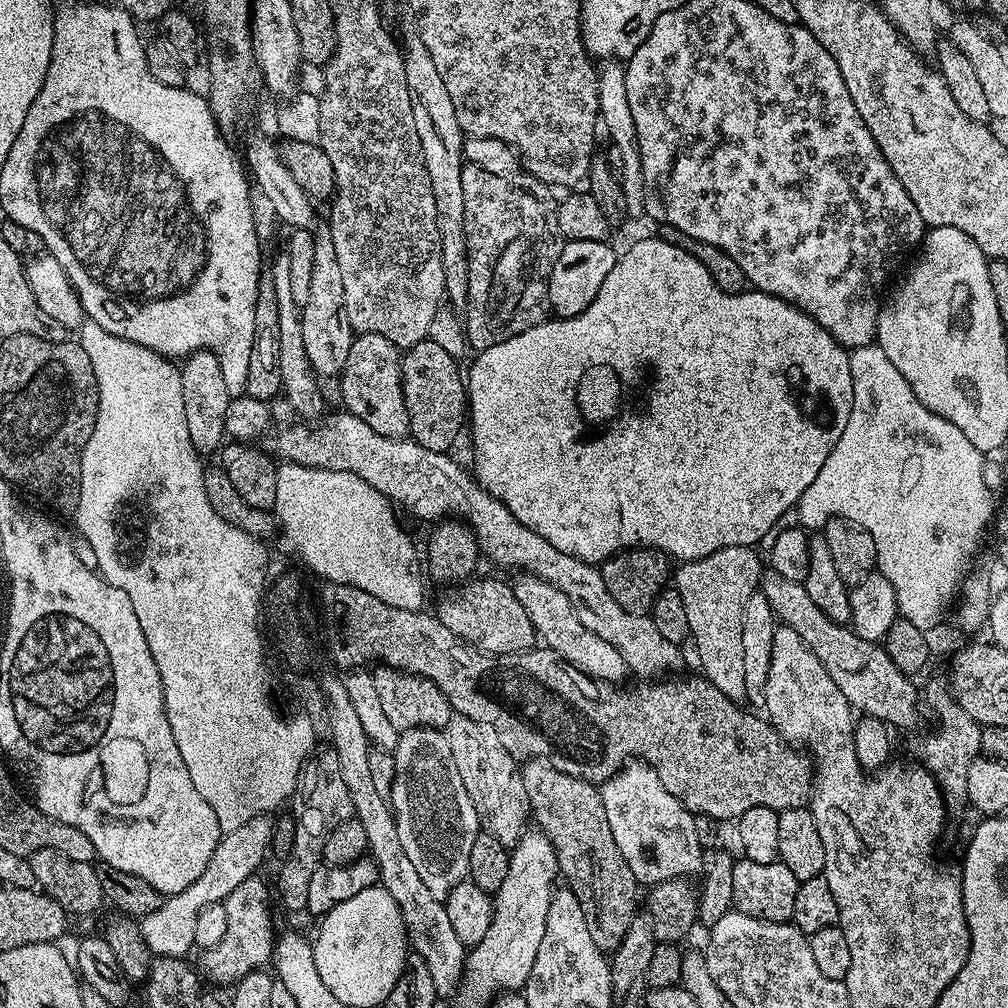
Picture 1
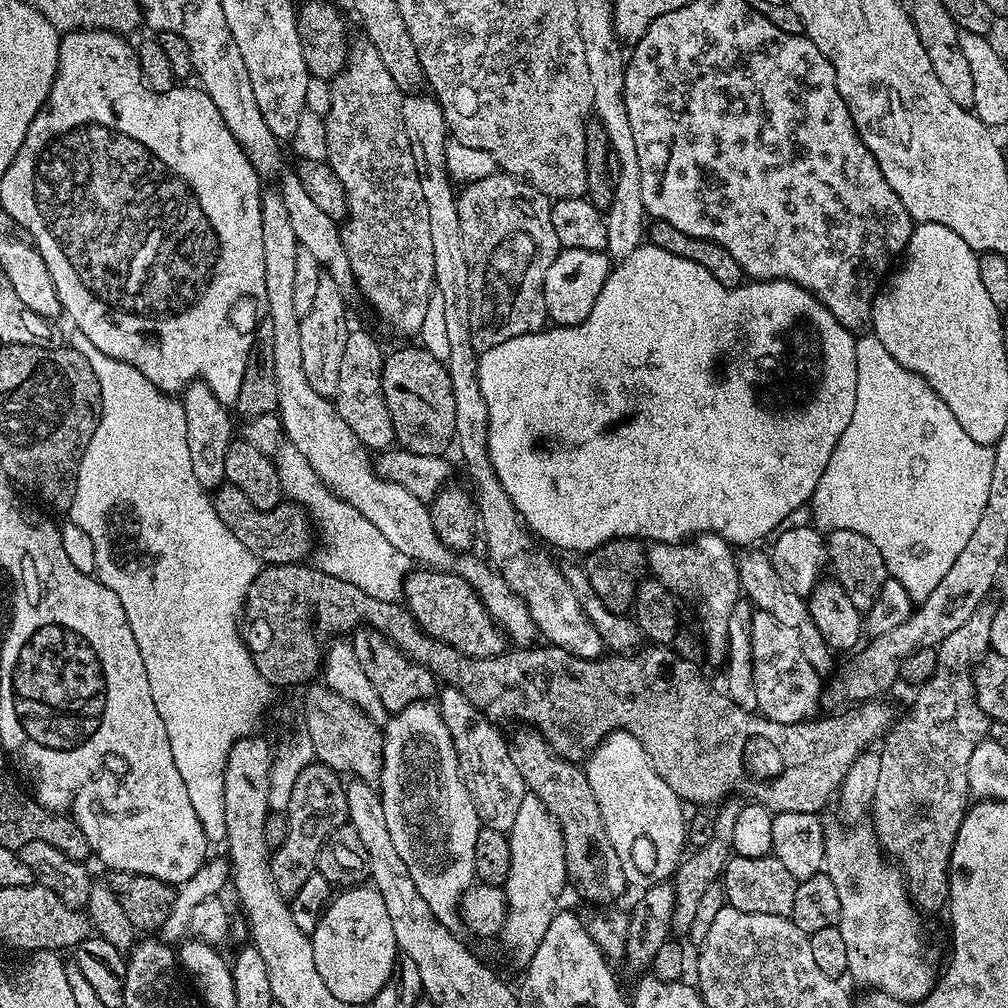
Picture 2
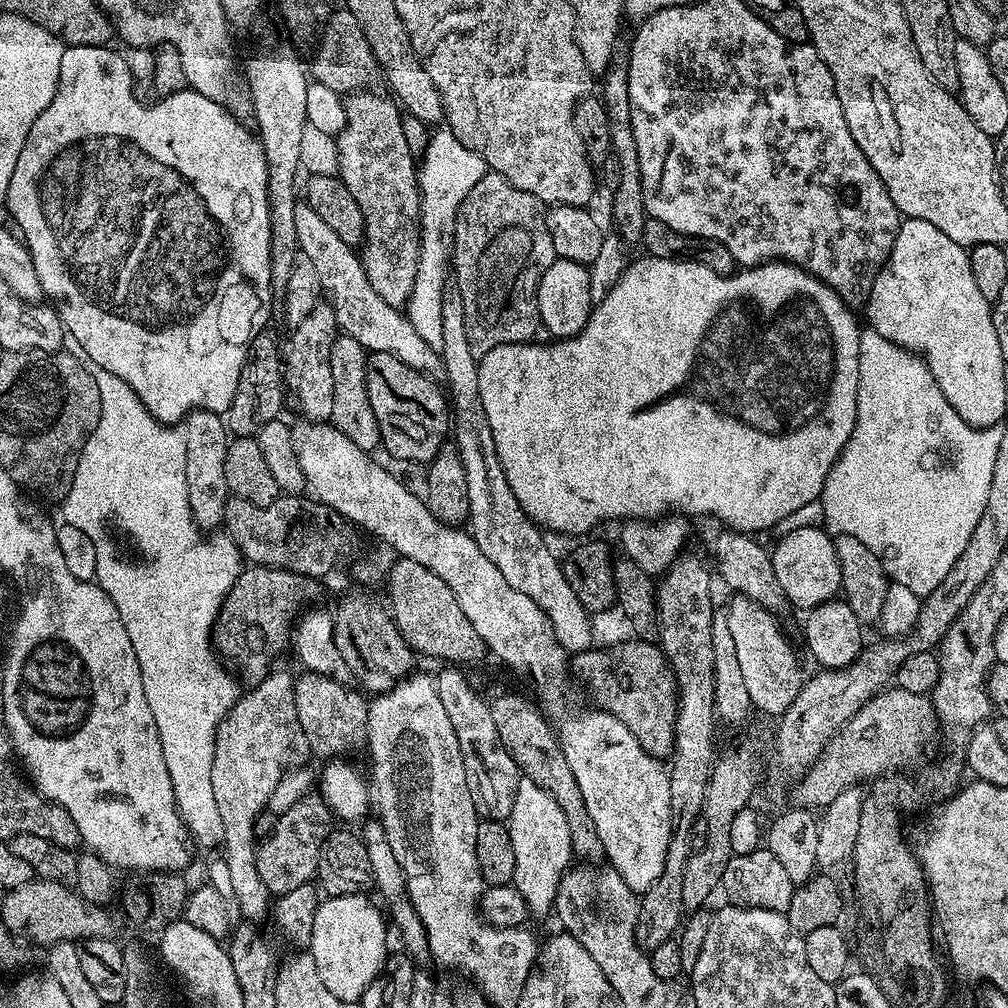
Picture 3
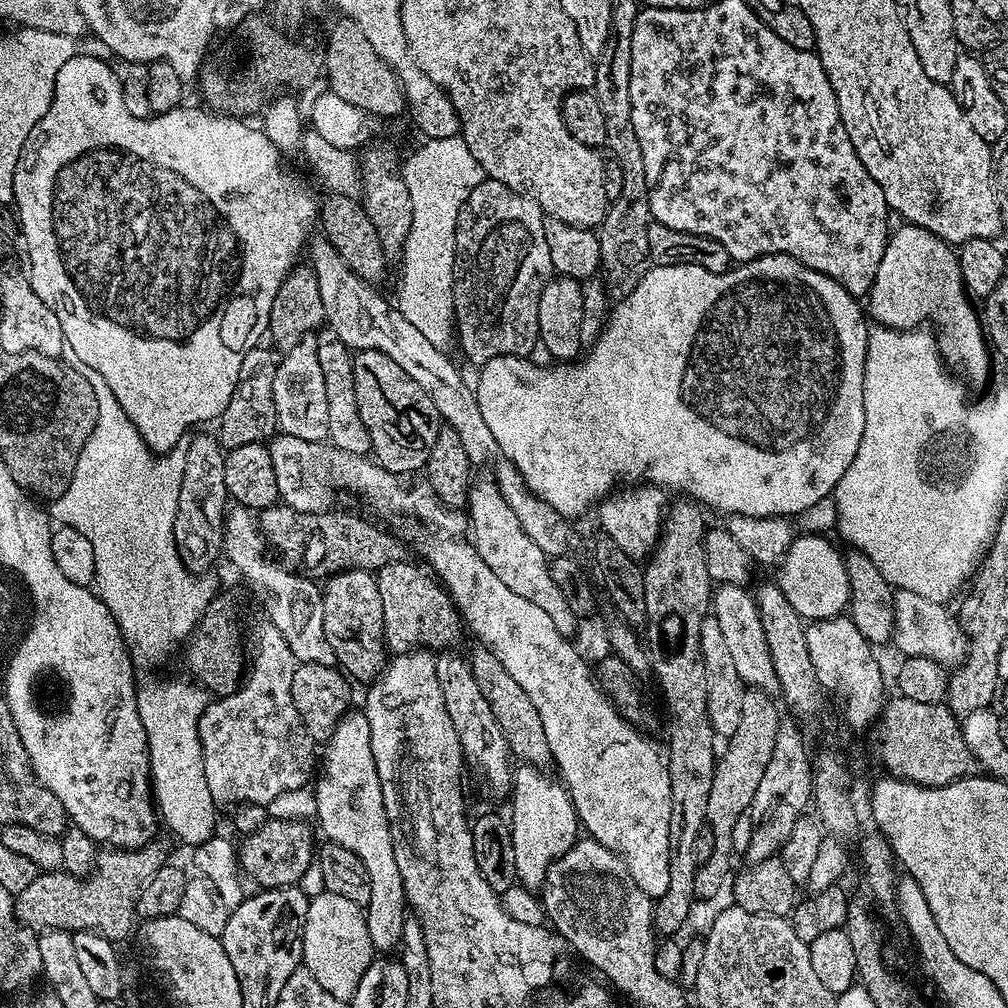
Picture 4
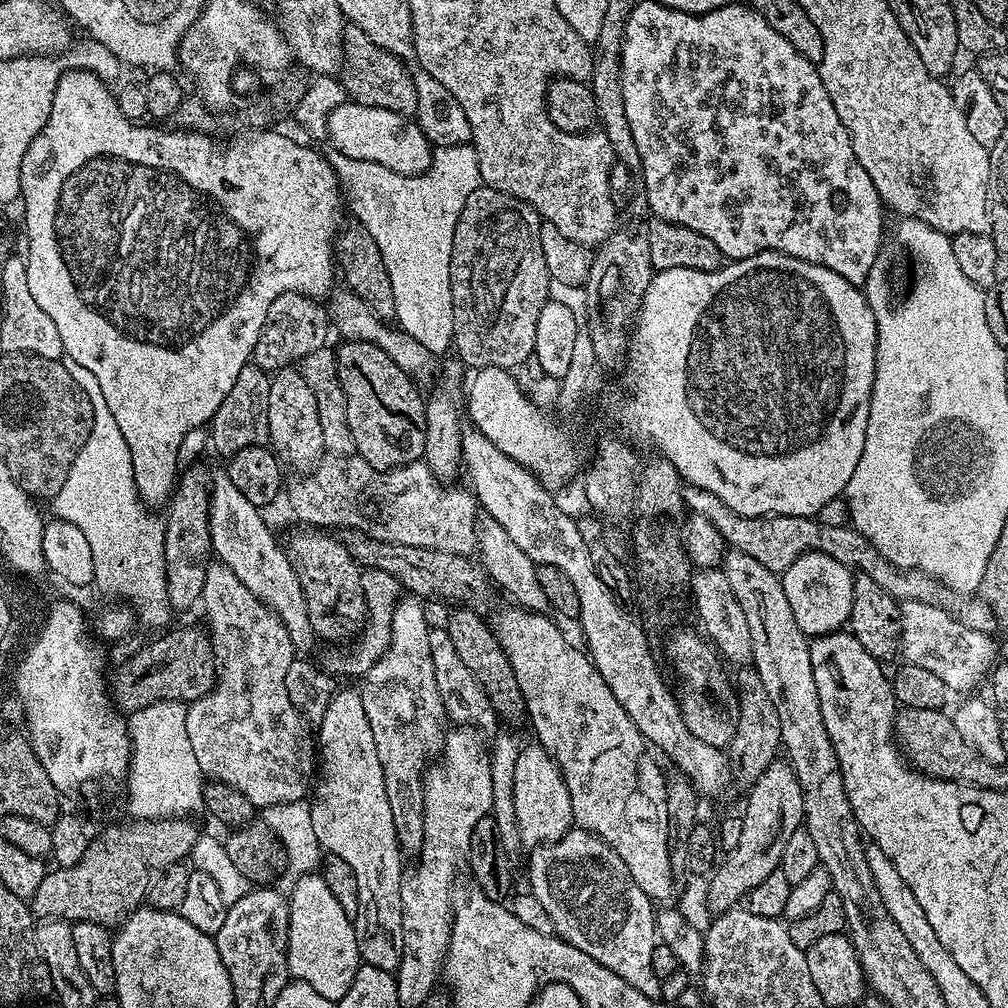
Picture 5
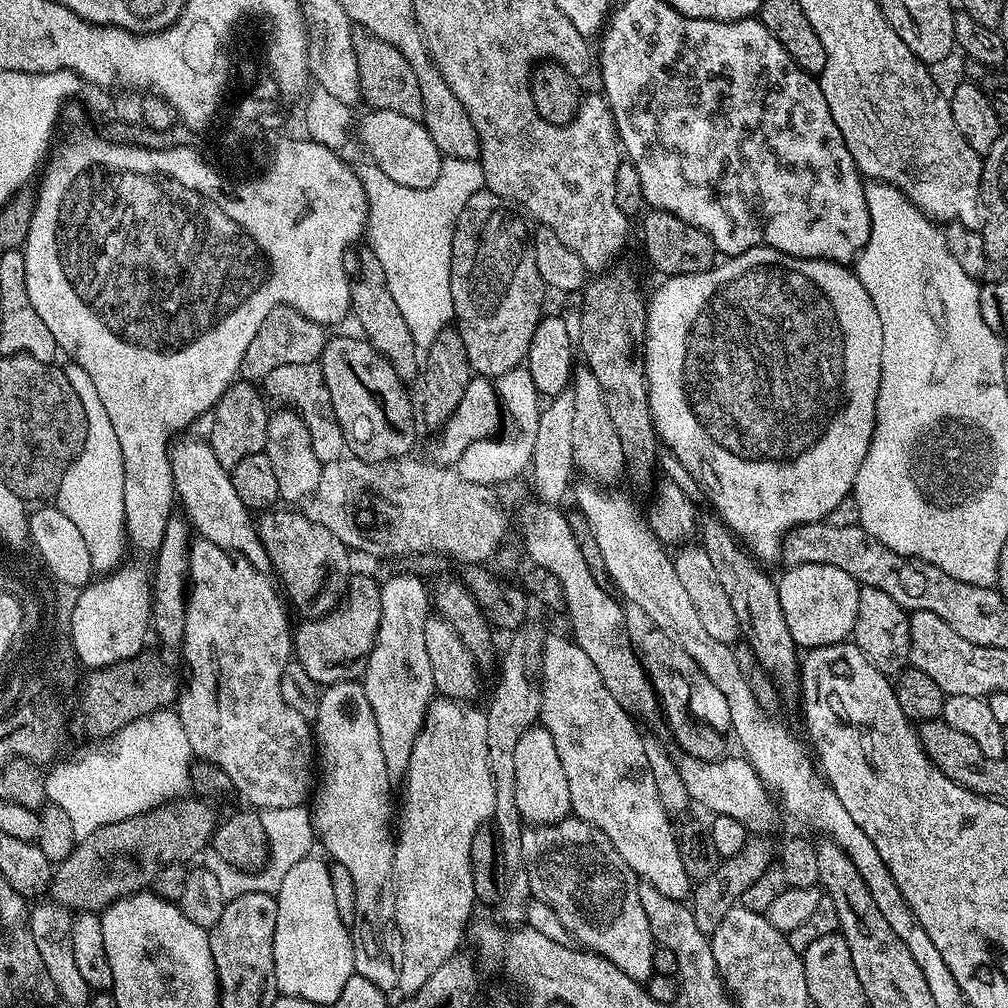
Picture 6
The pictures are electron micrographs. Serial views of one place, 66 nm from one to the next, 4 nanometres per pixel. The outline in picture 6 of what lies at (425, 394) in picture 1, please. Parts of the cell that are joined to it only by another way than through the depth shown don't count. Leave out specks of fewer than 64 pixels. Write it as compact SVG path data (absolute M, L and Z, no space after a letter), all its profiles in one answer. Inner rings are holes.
M356 336L331 337L318 361L347 451L370 464L407 457L416 444L418 416L412 413L405 381L369 340Z

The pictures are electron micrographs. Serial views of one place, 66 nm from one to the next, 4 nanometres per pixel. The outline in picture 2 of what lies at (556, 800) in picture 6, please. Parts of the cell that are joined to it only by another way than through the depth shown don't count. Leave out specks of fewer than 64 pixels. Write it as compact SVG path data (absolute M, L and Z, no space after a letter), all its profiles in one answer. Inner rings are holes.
M525 794L522 806L514 818L514 826L506 834L510 842L510 874L503 884L508 917L498 940L512 951L512 960L519 966L526 966L534 958L546 930L558 911L556 903L564 892L564 884L569 883L566 870L566 850L562 830L558 822L542 806L538 797Z

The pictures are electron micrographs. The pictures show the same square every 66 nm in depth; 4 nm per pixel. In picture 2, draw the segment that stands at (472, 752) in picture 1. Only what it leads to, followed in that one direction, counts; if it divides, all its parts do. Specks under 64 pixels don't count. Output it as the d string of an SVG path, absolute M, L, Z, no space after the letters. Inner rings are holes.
M444 686L438 692L440 716L454 738L454 750L460 763L460 777L470 790L478 818L485 828L493 828L505 834L514 826L514 818L522 806L526 785L514 758L510 758L509 741L499 732L497 725L475 708L457 688Z

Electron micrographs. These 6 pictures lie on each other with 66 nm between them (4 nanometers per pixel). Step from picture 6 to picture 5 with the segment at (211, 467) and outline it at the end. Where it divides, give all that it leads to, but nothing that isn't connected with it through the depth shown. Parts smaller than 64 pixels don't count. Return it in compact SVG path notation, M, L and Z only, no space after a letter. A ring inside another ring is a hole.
M220 470L216 481L213 484L211 481L208 525L215 559L234 570L242 586L246 586L250 594L254 594L278 614L282 626L286 626L286 634L290 634L293 649L308 648L312 640L314 641L314 633L306 594L292 563L288 561L287 551L282 547L281 541L280 544L276 541L275 534L268 529L264 514L239 492L234 482L230 482L227 471Z

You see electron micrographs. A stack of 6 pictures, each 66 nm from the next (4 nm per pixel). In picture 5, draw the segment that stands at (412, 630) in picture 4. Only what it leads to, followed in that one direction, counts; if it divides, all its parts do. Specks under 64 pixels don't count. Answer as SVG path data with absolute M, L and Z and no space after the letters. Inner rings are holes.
M364 568L360 574L360 581L368 614L355 637L355 640L357 639L356 645L353 648L344 648L348 646L325 647L328 649L325 650L324 657L319 657L318 660L320 667L336 678L341 678L340 676L363 678L367 676L368 670L374 666L377 658L387 650L388 641L392 639L392 615L402 596L401 582L386 570L378 570L377 568Z

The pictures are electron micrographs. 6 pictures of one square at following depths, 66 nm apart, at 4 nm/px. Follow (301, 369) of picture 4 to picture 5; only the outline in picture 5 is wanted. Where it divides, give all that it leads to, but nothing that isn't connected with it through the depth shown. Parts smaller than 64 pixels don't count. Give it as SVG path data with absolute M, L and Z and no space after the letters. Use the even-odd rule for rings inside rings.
M289 366L286 368L279 369L271 377L272 385L270 386L270 434L268 435L268 439L270 441L270 447L273 452L276 453L276 457L280 460L281 465L288 466L288 464L292 464L292 468L296 471L296 474L304 474L309 471L316 464L318 460L320 460L322 453L324 452L324 443L322 442L322 422L318 418L318 402L314 398L314 394L310 389L308 389L308 385L304 383L304 377L300 375L299 371L295 367Z

